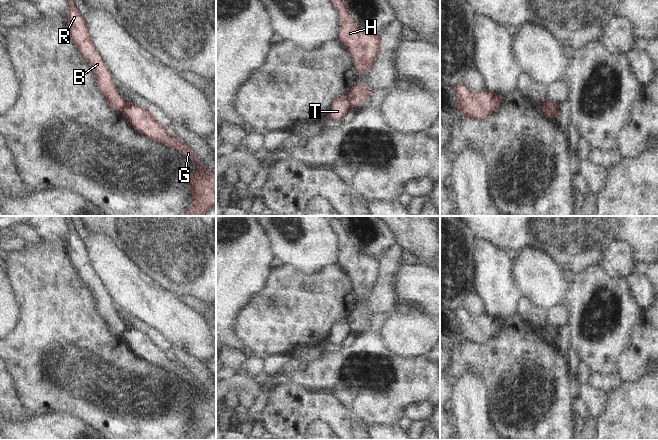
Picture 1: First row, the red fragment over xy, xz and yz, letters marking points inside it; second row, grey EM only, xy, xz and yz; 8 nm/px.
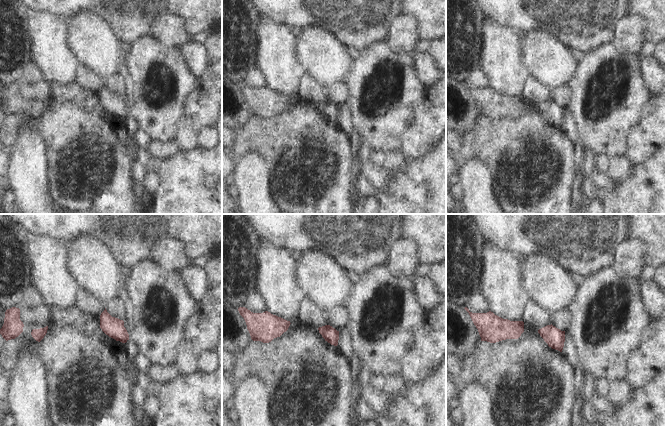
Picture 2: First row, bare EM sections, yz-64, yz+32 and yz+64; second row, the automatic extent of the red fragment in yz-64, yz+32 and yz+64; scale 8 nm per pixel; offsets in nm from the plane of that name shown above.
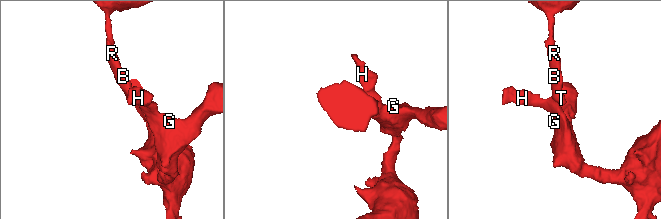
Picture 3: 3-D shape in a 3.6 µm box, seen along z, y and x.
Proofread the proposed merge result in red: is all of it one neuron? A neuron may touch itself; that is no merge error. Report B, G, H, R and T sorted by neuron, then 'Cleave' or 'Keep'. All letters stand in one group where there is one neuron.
Groups: B R T / G H. Cleave.

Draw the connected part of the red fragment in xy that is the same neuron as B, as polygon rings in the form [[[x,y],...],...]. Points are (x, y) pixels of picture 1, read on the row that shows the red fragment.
[[[74,0],[68,1],[70,8],[67,12],[67,28],[71,38],[79,52],[93,69],[97,78],[98,89],[107,100],[109,106],[117,112],[123,112],[127,102],[119,94],[113,75],[95,48],[87,22],[82,17],[76,2]]]

